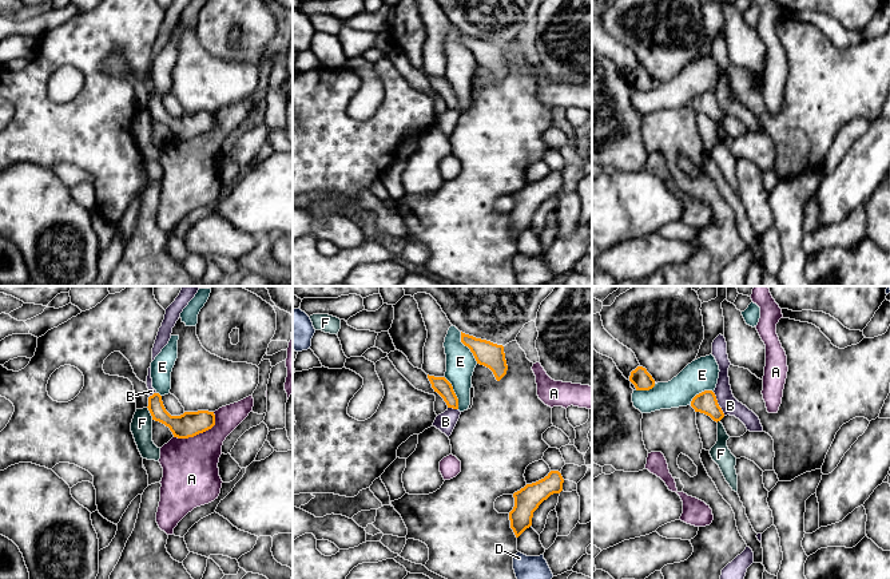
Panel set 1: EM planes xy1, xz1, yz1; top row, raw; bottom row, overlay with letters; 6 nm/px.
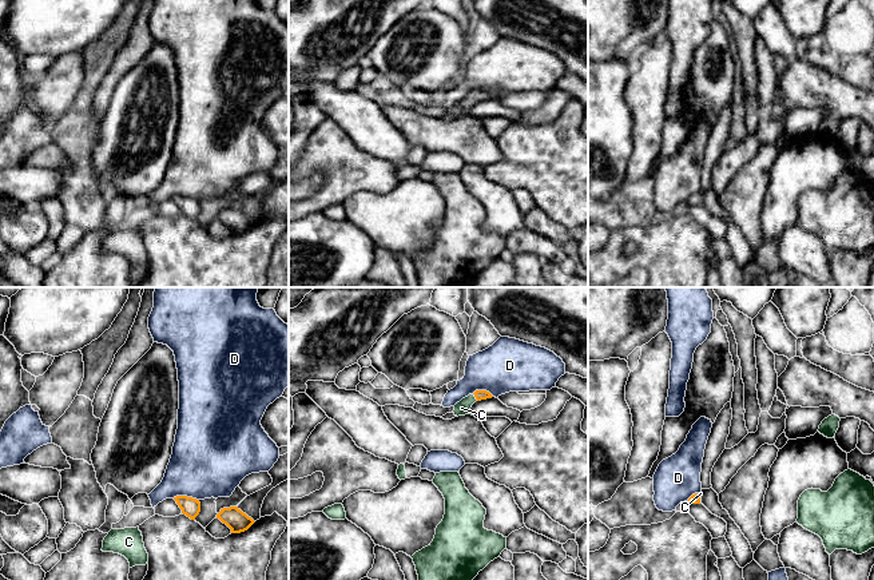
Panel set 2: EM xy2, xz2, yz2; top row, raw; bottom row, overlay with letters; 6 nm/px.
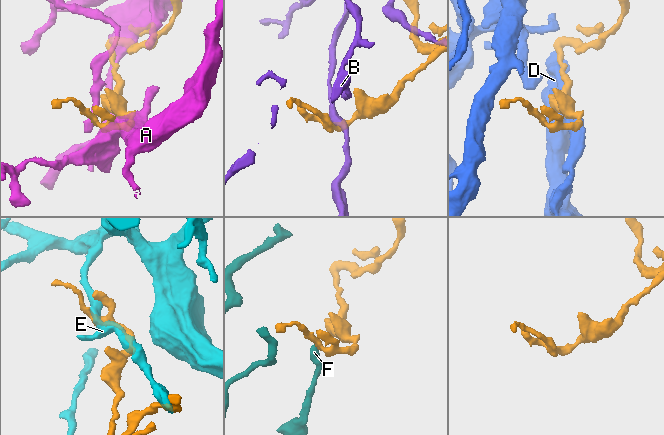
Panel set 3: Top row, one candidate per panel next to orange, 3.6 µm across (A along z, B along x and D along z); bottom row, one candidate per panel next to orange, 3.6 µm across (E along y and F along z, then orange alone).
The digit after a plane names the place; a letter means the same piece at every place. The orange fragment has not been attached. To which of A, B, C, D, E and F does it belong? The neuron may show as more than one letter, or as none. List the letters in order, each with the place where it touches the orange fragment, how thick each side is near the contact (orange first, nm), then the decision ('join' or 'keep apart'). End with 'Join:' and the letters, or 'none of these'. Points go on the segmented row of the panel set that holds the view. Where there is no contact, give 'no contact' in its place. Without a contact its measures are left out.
A: xy1 (199, 432) | 150/340 nm | keep apart
B: yz1 (718, 404) | 130/110 nm | keep apart
C: xz2 (475, 396) | 60/90 nm | join
D: xy2 (186, 496) | 120/440 nm | keep apart
E: xz1 (468, 346) | 150/180 nm | keep apart
F: xy1 (150, 412) | 150/130 nm | keep apart
Join: C

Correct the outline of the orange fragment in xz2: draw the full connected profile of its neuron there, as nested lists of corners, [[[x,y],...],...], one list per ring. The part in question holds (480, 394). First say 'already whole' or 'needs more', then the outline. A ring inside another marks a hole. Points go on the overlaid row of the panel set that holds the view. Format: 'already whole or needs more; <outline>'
needs more; [[[476,390],[473,394],[469,394],[468,397],[465,397],[460,402],[457,402],[454,405],[453,413],[457,417],[469,414],[469,410],[476,401],[481,401],[481,400],[486,400],[486,398],[492,398],[492,397],[493,396],[486,390]]]

